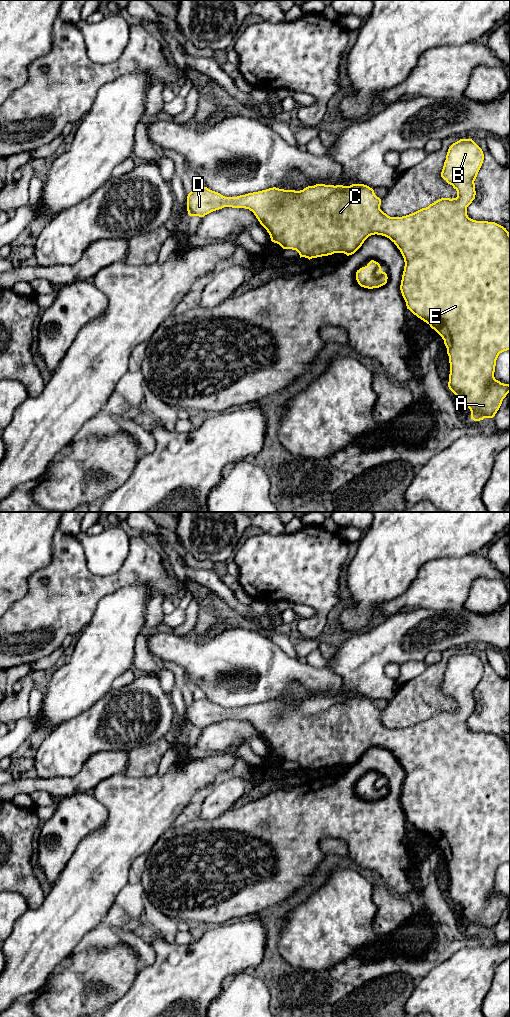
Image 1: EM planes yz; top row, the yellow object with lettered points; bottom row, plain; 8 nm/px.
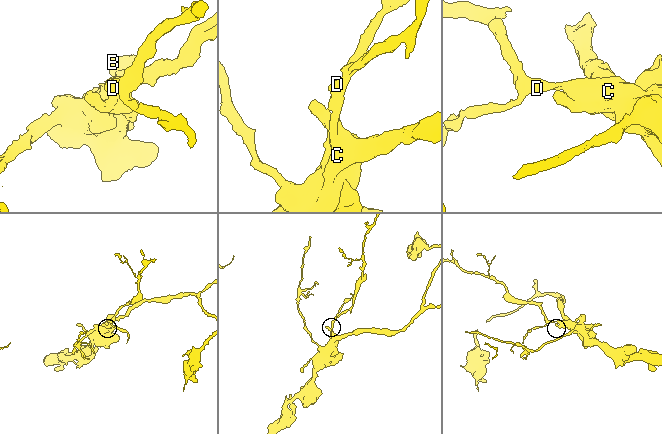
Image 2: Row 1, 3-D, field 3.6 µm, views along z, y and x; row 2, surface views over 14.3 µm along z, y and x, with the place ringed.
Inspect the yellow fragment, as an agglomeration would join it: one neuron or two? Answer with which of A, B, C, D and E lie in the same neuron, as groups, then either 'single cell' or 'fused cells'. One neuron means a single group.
groups A B C D E; single cell

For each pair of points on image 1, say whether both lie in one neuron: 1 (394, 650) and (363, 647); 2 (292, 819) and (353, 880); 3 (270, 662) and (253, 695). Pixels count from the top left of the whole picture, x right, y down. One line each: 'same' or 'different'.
1: same
2: different
3: same

